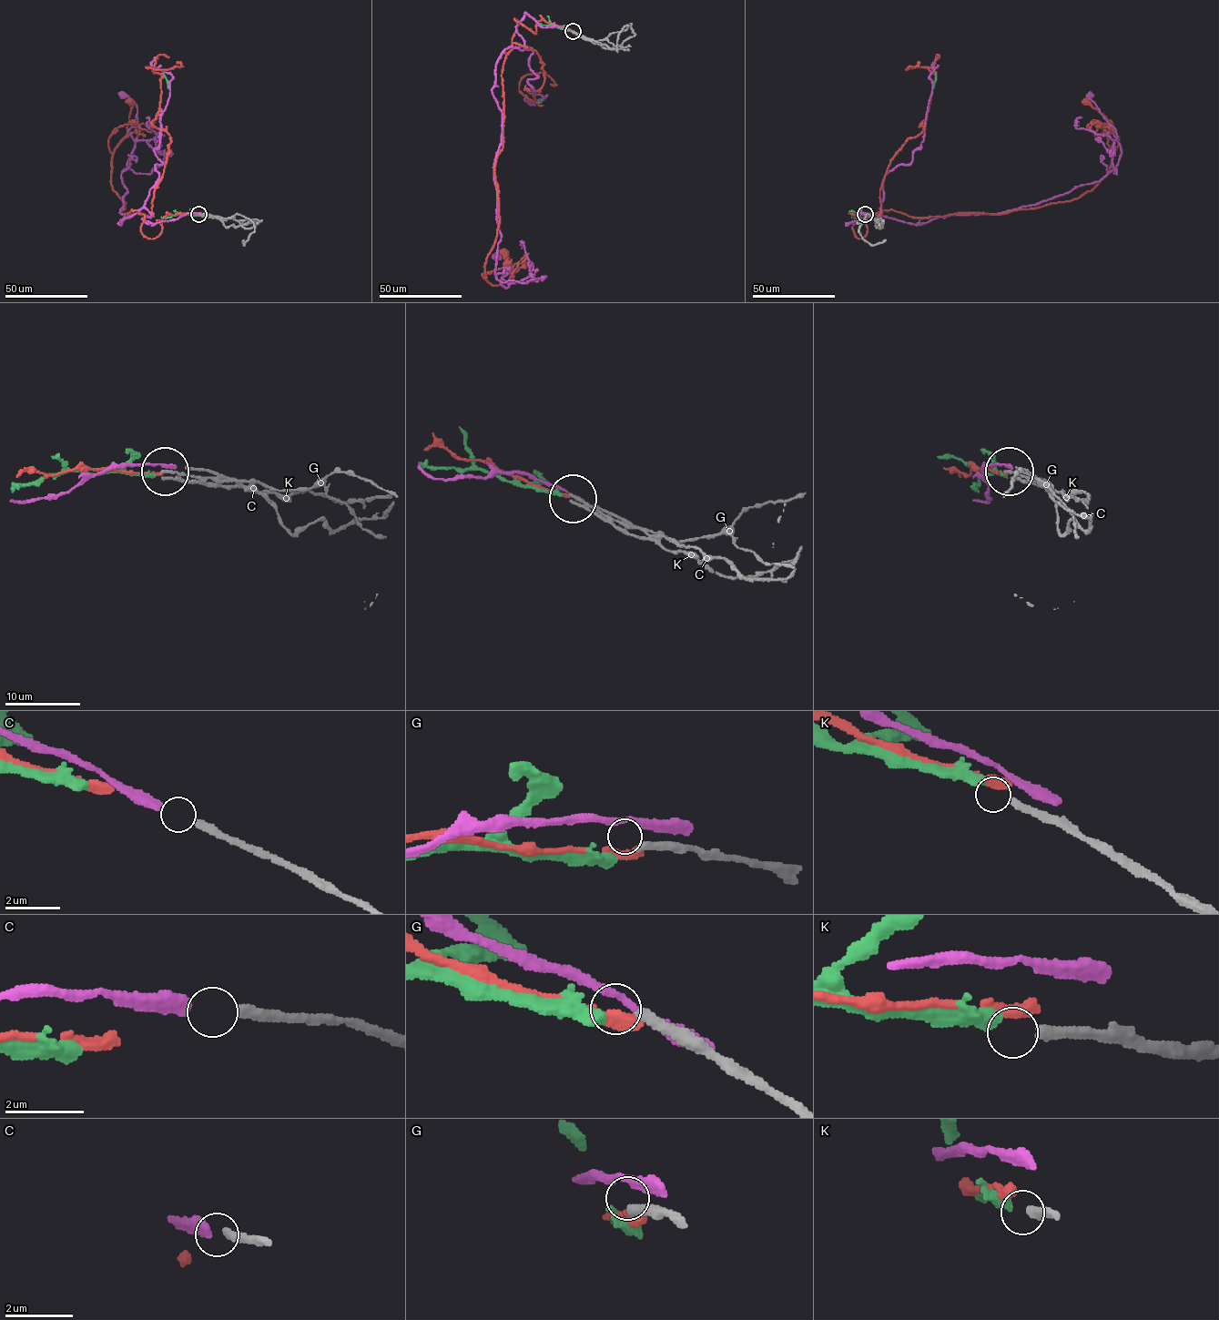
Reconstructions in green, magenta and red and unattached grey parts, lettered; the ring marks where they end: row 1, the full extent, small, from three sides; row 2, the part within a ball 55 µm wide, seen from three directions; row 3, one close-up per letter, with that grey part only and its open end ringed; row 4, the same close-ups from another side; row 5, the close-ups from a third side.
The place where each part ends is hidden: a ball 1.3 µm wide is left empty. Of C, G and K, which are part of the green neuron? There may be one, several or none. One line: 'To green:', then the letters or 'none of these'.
To green: K

